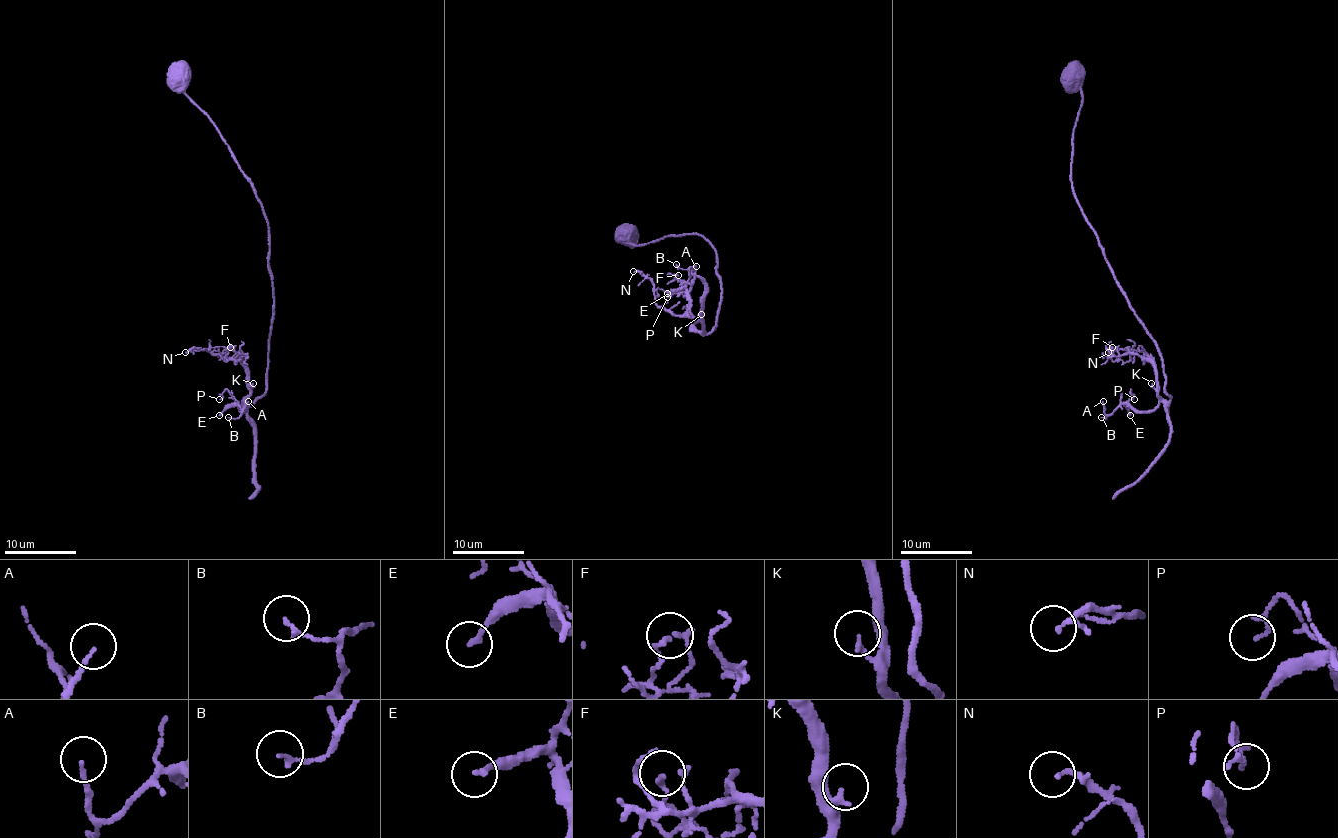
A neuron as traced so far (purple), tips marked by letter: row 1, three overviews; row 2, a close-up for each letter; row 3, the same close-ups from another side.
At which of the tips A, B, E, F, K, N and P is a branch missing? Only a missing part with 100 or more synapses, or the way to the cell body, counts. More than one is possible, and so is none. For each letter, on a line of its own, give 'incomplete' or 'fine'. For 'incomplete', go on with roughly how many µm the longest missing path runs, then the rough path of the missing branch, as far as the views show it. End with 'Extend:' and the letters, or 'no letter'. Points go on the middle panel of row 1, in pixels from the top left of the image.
A: fine
B: fine
E: fine
F: fine
K: fine
N: fine
P: fine
Extend: no letter

